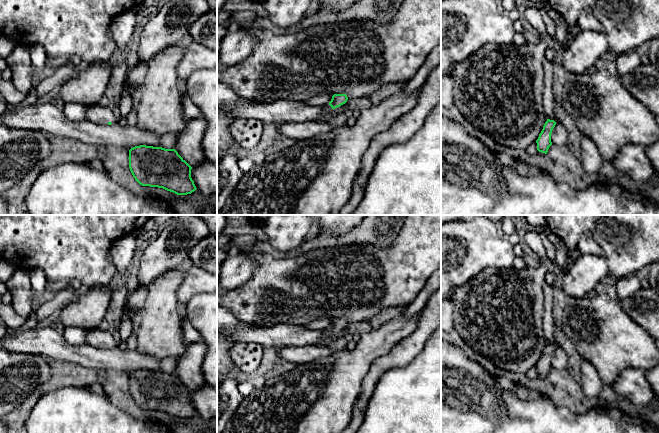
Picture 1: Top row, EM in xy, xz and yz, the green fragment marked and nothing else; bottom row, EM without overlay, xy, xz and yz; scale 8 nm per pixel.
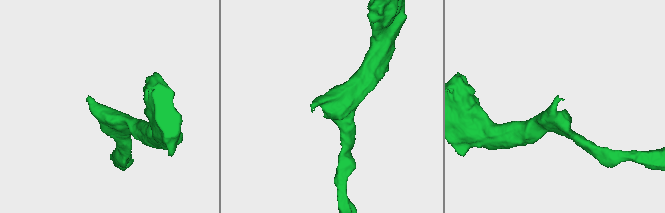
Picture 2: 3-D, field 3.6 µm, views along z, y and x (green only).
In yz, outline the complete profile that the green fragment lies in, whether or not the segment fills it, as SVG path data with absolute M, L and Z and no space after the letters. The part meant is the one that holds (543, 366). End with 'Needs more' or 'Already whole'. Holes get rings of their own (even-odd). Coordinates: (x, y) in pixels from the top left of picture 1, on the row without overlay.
M547 343L545 346L539 361L536 364L537 374L539 376L547 378L549 371L552 369L551 358L555 349L556 346L554 344Z. Already whole

